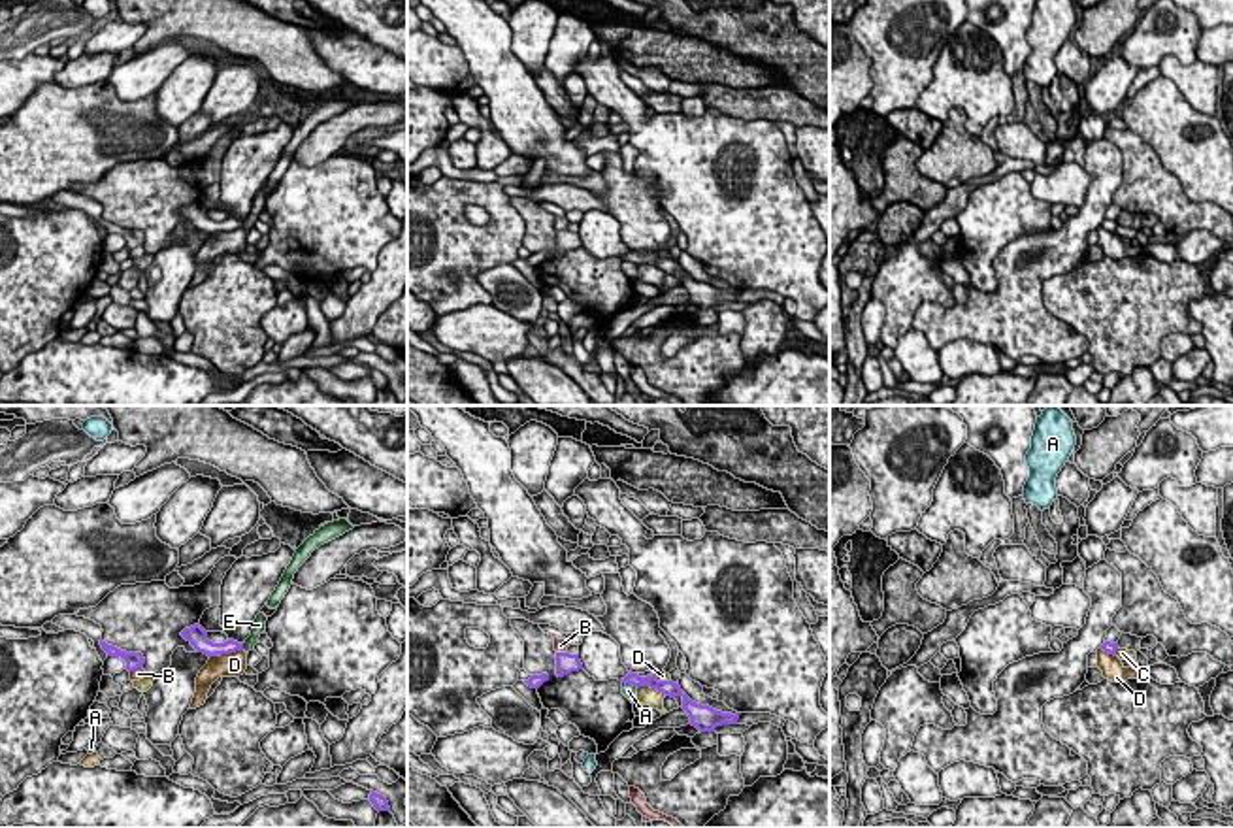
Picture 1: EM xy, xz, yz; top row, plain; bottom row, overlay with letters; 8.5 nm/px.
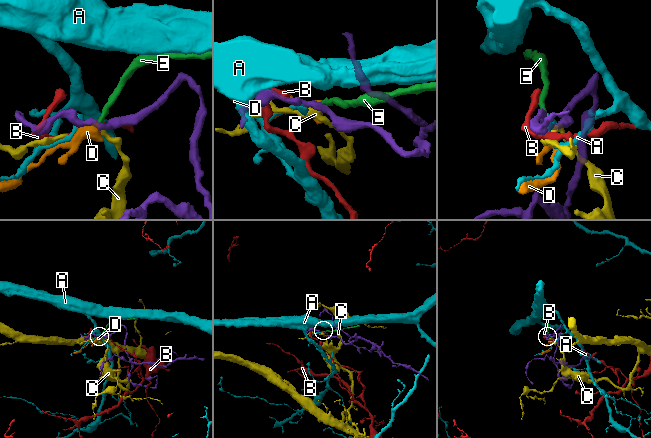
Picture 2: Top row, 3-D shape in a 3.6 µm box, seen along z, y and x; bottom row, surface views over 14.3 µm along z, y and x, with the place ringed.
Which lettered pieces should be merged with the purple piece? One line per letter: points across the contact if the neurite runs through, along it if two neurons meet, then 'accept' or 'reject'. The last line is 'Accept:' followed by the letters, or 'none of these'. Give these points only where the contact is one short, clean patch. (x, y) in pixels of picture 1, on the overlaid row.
A: along xz (623, 681), (638, 687) | reject
B: along xy (142, 666), (131, 672) | reject
C: along xz (638, 687), (655, 687), (666, 695) | reject
D: along xy (242, 649), (221, 655) | reject
E: along xy (242, 644), (244, 649) | reject
Accept: none of these

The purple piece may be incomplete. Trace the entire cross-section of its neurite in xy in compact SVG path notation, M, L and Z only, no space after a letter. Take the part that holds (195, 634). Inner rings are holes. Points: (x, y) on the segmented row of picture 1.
M194 624L190 628L185 628L181 632L181 636L198 651L198 653L204 653L207 654L209 658L211 656L217 656L217 654L230 654L230 653L236 653L236 651L243 651L243 643L238 643L234 639L228 639L224 643L213 643L207 639L207 632L200 626L200 624Z

